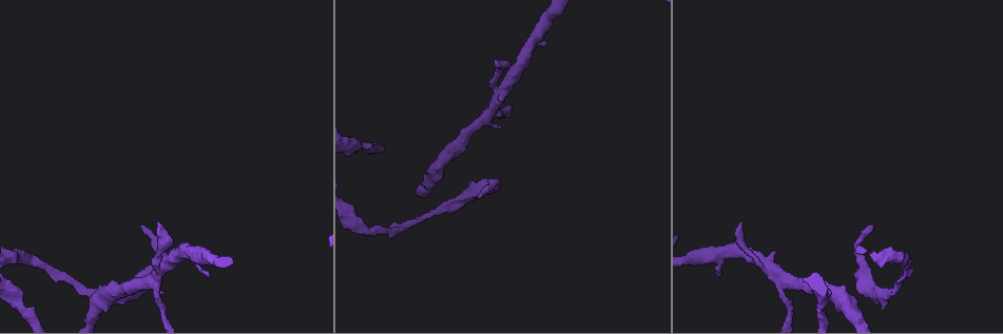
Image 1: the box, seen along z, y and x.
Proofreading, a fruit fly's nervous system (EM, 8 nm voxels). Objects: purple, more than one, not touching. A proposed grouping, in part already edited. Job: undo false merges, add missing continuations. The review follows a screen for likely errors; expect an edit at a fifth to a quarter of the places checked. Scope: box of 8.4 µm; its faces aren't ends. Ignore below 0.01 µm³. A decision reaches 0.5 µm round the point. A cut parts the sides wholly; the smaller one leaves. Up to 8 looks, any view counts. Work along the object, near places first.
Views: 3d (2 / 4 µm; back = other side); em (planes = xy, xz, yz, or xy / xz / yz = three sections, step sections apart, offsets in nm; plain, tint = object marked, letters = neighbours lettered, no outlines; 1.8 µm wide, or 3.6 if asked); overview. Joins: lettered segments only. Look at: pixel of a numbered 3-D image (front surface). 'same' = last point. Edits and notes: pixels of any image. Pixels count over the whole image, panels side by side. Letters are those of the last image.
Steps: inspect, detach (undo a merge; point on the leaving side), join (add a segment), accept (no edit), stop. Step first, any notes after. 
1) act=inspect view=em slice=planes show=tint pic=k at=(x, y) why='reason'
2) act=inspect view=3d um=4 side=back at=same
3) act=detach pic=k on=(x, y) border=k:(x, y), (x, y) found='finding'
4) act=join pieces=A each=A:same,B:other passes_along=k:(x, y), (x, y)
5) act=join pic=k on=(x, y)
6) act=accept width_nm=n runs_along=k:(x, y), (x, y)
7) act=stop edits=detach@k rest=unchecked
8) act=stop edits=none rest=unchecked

act=inspect view=3d um=2 pic=1 at=(206, 274) why='free end'

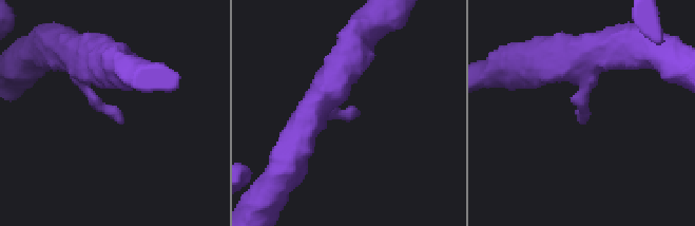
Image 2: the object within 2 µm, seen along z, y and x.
act=inspect view=em slice=planes show=letters pic=2 at=(584, 124)

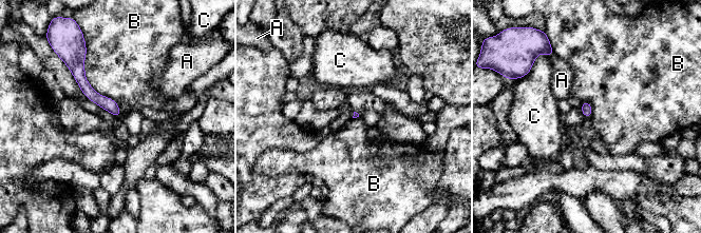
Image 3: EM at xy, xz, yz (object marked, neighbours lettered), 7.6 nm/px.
act=accept each=A:other,B:other,C:other border=3:(86, 51), (84, 77), (119, 118) found='none of them fits'

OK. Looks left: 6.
act=inspect view=3d um=2 pic=1 at=(487, 116) why='three arms meet'

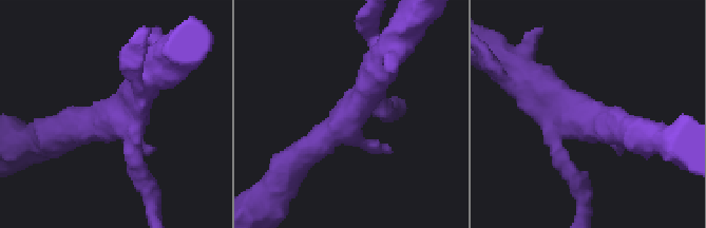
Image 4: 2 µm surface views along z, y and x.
act=inspect view=em slice=xy step=16 show=tint pic=4 at=(352, 113)

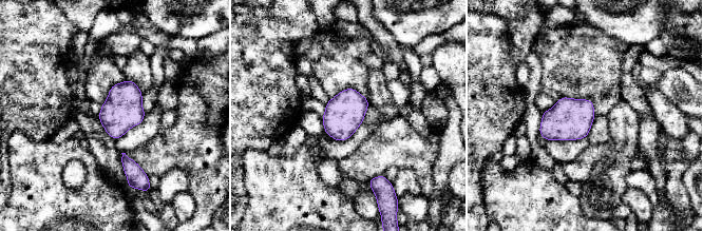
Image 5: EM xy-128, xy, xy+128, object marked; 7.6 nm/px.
act=inspect view=em slice=planes show=letters at=same

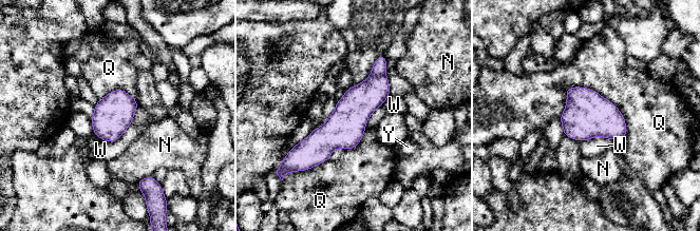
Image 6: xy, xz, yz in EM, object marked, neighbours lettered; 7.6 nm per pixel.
act=detach pic=6 on=(379, 68) each=N:other,Q:other,W:other,Y:other border=6:(384, 73), (371, 75) found='a second neuron is stuck on'

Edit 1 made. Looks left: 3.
act=inspect view=overview

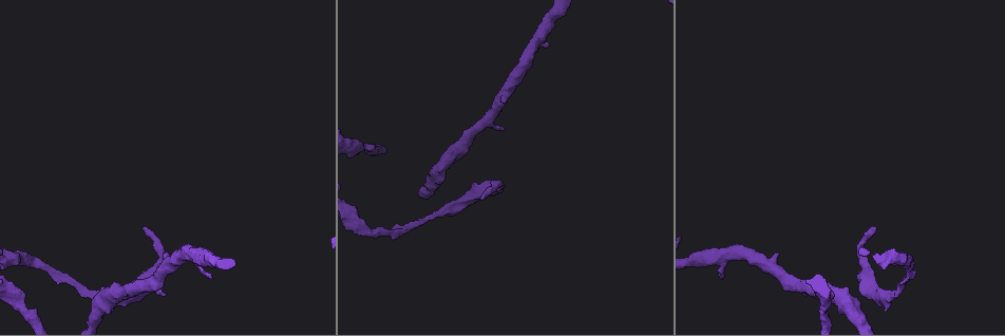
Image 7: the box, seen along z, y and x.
act=inspect view=3d um=4 side=back pic=7 at=(146, 228) why='tapers out'

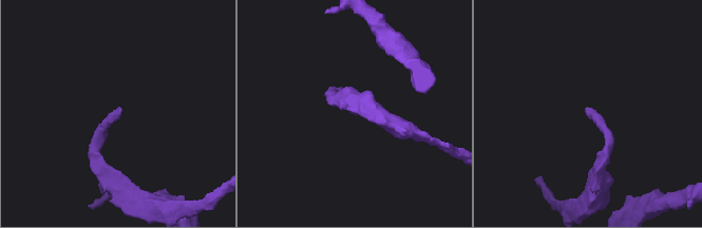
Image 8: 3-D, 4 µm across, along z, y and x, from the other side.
act=inspect view=em slice=planes show=letters pic=8 at=(119, 110) why='shape alone is not enough'

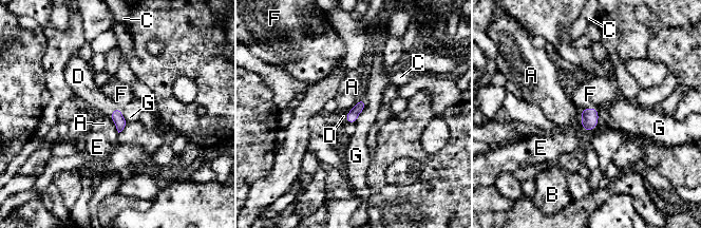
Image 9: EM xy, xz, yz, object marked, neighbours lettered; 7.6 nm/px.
act=join pieces=D each=A:other,B:other,C:other,D:same,E:other,F:other,G:other passes_along=9:(116, 115), (114, 110), (88, 91) found='it goes on there'

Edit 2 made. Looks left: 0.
act=stop edits=detach@6,join@9 rest=unchecked

